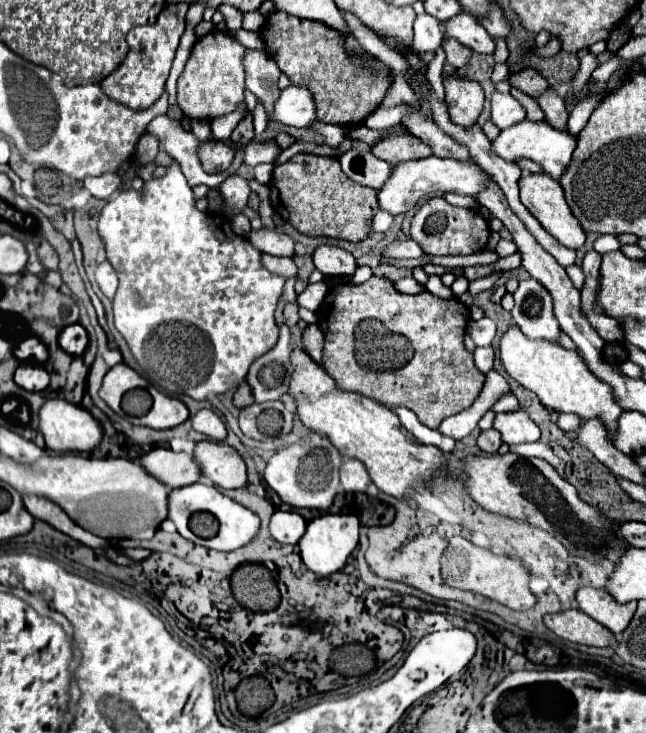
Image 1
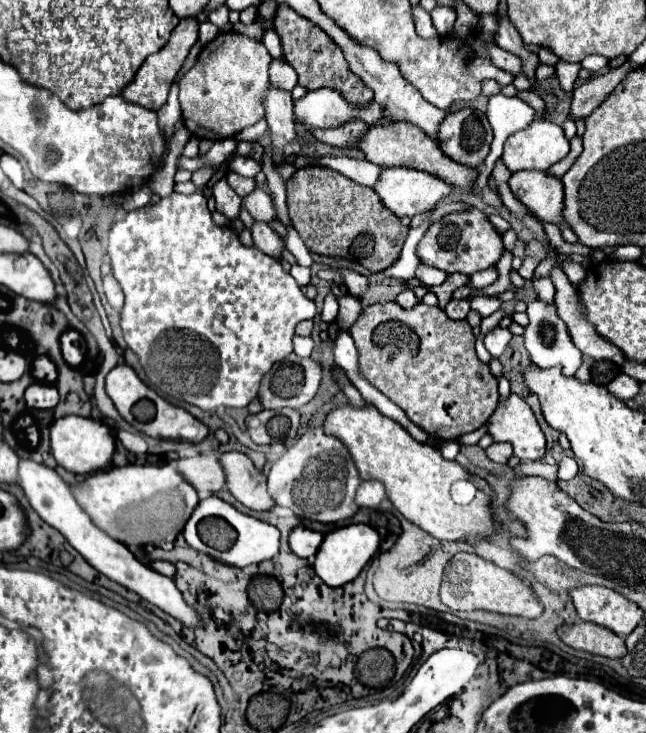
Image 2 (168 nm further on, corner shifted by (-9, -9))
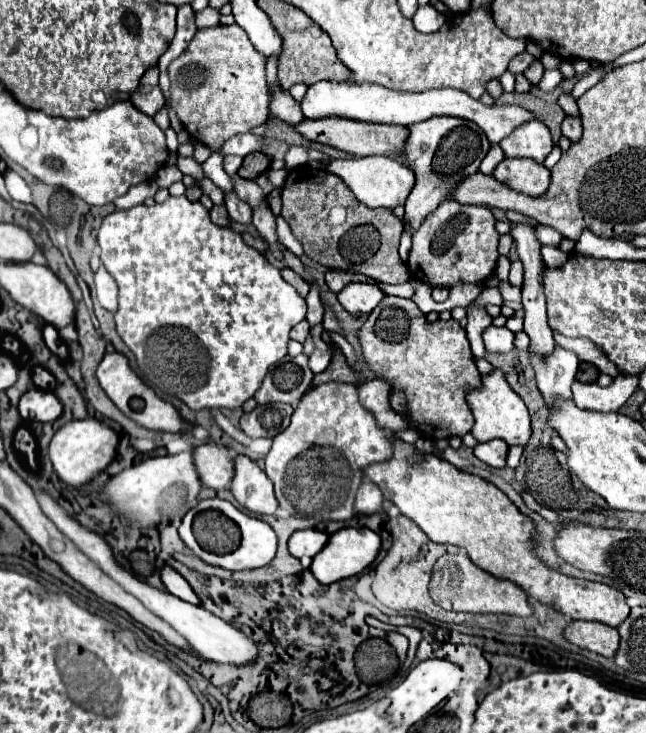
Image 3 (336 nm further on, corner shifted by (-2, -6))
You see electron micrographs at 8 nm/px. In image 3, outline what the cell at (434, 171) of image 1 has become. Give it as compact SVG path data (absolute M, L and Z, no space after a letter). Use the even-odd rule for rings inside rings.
M369 156L369 158L351 158L351 160L333 160L327 172L333 172L345 180L353 190L355 198L369 208L395 208L403 206L409 192L415 186L415 174L403 162L393 160L391 156Z

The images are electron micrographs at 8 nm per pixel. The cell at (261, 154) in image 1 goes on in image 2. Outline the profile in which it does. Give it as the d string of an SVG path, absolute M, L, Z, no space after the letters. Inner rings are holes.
M236 155L234 159L230 159L228 163L228 173L240 173L242 177L256 177L256 173L262 169L260 163L256 163L254 159L250 157L242 157L242 155Z

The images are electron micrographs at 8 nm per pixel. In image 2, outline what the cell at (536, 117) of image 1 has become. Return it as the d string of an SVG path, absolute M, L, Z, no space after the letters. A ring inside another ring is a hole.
M520 91L520 93L518 93L518 97L520 97L522 101L526 101L526 103L528 103L528 105L538 113L538 115L540 115L540 113L544 113L546 103L544 103L536 93L532 93L532 91Z

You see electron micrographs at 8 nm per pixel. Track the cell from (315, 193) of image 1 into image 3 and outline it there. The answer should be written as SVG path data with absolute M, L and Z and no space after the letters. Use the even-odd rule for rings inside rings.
M299 166L289 172L281 190L281 200L281 216L311 260L327 268L365 274L383 284L403 284L409 280L409 272L397 252L403 222L389 208L371 210L361 204L335 174Z

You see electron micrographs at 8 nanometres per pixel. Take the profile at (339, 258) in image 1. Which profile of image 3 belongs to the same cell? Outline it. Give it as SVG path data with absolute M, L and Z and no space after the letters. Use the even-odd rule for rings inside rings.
M351 282L337 294L343 308L355 316L371 312L385 296L387 294L381 292L377 286L361 284L361 282Z

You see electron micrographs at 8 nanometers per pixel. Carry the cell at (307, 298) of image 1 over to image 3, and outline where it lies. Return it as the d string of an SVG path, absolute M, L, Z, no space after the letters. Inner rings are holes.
M169 196L161 204L133 206L105 216L99 228L101 262L119 286L117 332L137 358L145 378L177 396L191 410L241 408L259 390L269 366L287 354L289 330L305 318L307 304L263 254L247 246L241 234L209 220L201 202Z

